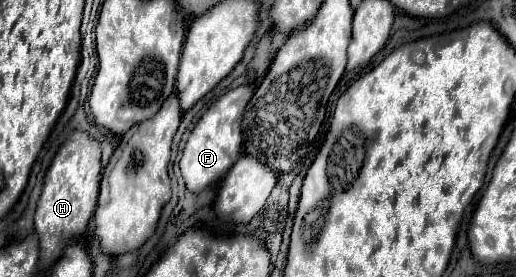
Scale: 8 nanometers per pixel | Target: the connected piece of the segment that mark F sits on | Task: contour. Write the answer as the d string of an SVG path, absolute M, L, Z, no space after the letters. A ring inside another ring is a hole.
M238 86L218 98L198 120L194 130L190 132L182 158L180 158L180 172L186 180L186 188L190 192L202 192L212 182L218 182L226 176L230 166L242 156L242 114L246 104L254 94L252 86Z

